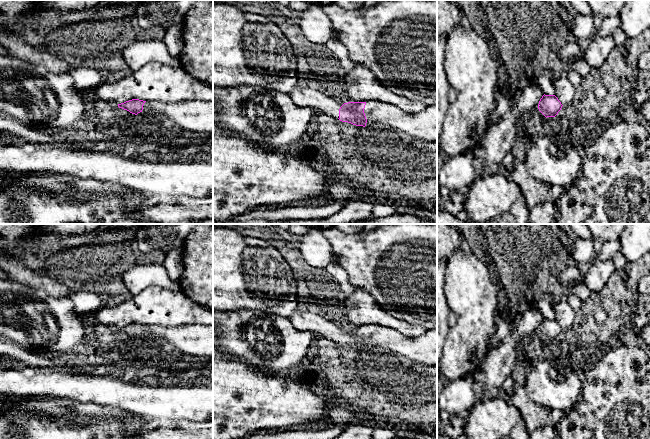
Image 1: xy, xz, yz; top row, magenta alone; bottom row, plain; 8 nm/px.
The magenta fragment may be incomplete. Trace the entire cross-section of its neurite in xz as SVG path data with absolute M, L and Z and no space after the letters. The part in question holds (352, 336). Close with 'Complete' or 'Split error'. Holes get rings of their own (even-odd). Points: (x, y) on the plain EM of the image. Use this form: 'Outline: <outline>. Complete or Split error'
Outline: M296 310L289 318L302 331L331 339L356 350L396 353L419 364L437 364L437 329L420 336L405 336L386 326L348 326L325 320L322 316Z. Split error

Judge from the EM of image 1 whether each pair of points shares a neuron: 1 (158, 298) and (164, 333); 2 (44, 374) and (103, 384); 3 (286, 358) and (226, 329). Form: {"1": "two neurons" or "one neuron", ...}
{"1": "two neurons", "2": "one neuron", "3": "one neuron"}

